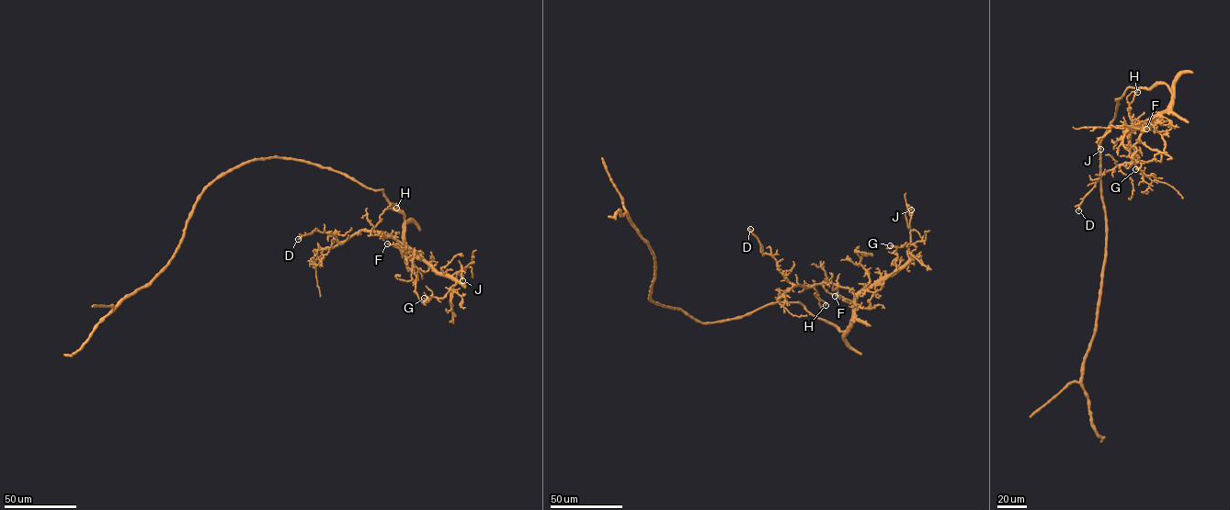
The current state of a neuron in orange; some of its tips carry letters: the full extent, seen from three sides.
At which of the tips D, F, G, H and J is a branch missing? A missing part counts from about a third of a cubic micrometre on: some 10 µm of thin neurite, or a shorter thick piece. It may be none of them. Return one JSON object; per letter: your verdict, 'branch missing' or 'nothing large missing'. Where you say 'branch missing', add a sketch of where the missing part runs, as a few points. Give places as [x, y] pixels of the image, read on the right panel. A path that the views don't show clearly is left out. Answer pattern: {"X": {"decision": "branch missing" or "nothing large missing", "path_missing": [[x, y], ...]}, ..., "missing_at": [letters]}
{"D": {"decision": "branch missing"}, "F": {"decision": "nothing large missing"}, "G": {"decision": "nothing large missing"}, "H": {"decision": "nothing large missing"}, "J": {"decision": "branch missing", "path_missing": [[1100, 149], [1121, 164]]}, "missing_at": ["D", "J"]}

